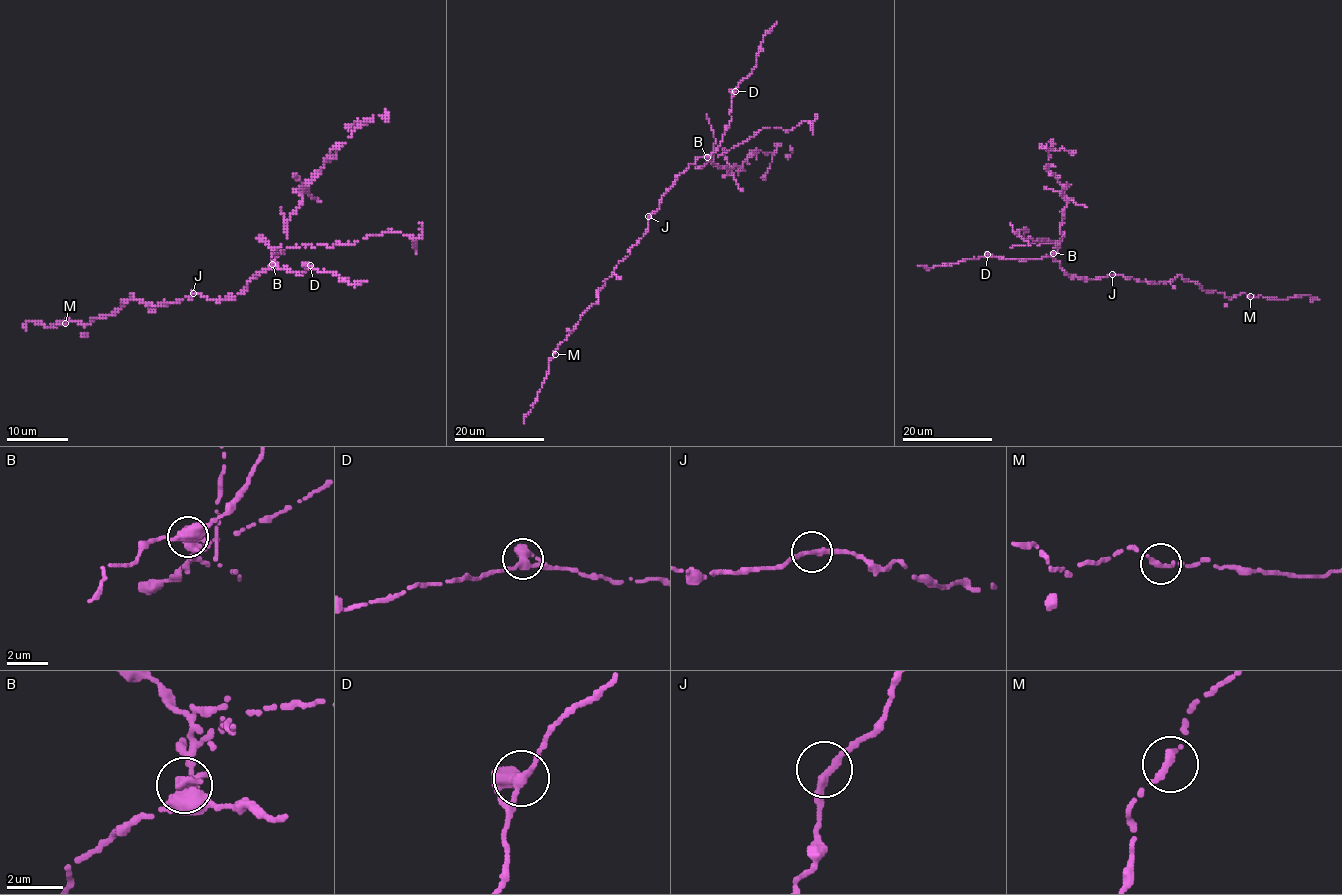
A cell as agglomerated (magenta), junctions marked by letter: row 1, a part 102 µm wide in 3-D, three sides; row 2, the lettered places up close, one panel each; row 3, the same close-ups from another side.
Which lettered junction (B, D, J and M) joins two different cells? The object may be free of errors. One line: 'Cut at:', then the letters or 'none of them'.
Cut at: B

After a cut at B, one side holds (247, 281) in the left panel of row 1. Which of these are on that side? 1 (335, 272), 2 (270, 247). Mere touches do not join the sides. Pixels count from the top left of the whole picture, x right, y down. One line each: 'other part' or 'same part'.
1: same part
2: other part

